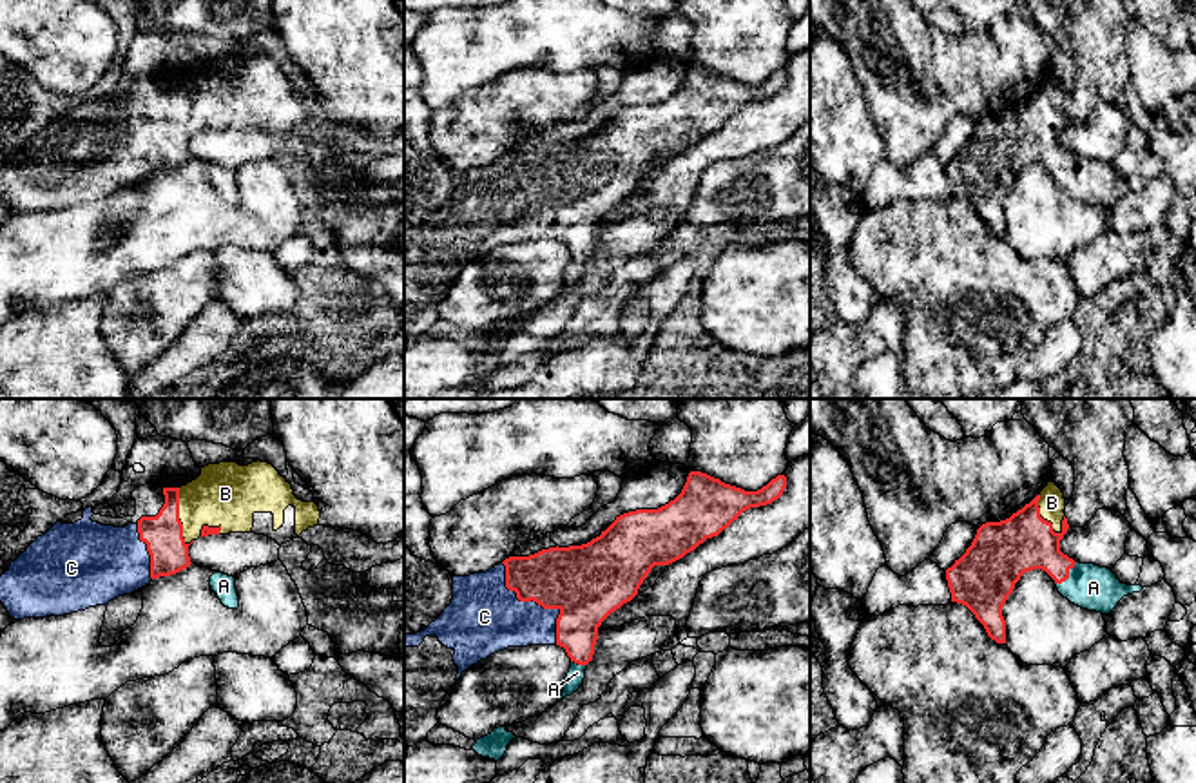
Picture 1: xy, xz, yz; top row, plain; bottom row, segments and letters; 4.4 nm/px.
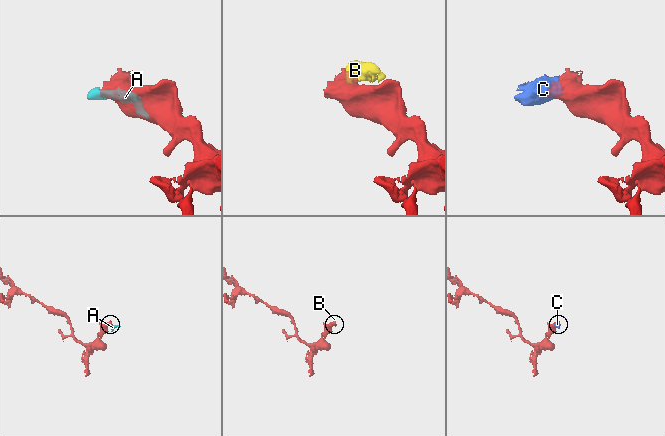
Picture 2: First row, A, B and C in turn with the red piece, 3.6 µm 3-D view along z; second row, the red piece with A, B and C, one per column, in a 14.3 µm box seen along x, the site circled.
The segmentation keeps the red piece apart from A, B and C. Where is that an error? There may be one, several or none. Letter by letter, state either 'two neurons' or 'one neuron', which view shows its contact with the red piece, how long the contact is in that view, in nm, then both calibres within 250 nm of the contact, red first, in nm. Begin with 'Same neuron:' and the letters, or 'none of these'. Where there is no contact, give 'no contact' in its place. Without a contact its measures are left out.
Same neuron: A, B, C
A: one neuron; contact in yz; length 140 nm; calibres 260 and 200 nm
B: one neuron; contact in xy; length 260 nm; calibres 180 and 280 nm
C: one neuron; contact in xz; length 440 nm; calibres 340 and 320 nm

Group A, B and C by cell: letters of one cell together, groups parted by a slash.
A B C

